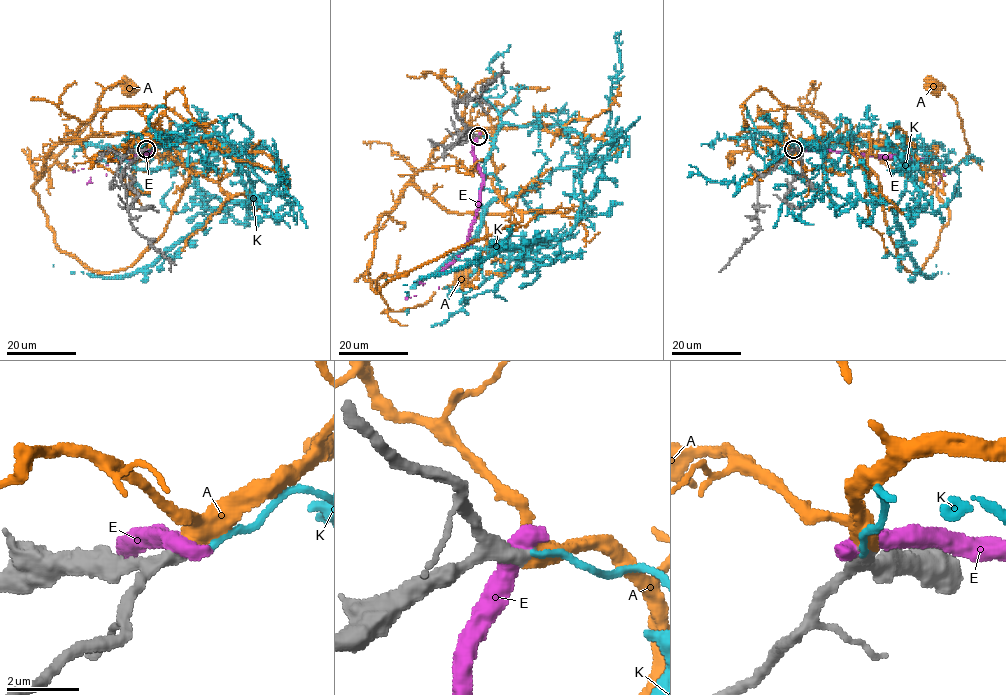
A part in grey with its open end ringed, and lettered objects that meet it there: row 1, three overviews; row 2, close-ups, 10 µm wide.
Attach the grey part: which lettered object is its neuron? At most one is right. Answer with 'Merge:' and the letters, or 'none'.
Merge: A

